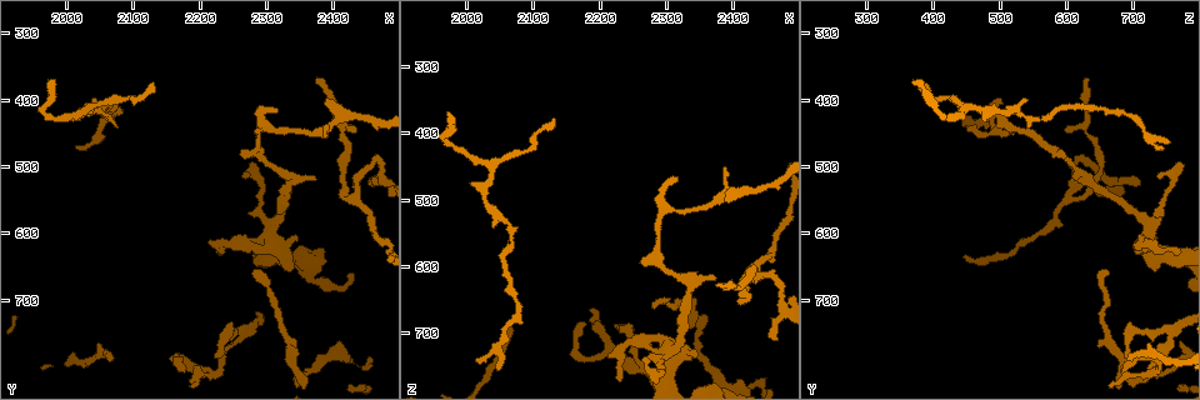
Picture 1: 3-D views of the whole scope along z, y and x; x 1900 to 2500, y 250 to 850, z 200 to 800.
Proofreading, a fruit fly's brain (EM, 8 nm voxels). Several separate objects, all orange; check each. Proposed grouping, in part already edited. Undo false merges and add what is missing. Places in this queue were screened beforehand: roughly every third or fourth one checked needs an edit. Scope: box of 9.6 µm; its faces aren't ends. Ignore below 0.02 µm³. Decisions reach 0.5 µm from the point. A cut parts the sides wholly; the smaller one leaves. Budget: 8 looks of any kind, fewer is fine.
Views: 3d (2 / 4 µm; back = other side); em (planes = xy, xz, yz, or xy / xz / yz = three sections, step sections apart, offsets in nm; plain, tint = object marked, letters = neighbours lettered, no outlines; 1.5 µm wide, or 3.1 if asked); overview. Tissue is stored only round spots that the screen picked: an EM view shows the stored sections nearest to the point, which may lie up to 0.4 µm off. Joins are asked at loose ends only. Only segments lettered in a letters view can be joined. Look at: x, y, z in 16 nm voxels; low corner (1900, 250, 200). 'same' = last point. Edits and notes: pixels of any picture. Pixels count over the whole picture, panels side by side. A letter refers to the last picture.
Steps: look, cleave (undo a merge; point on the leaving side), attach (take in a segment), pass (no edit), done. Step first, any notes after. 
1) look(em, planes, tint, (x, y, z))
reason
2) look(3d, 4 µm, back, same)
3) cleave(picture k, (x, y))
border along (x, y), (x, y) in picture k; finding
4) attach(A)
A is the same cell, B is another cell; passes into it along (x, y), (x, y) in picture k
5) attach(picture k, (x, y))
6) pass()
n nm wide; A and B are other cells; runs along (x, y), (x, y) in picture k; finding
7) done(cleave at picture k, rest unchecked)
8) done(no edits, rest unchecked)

look(em, planes, letters, (2175, 805, 685))
an open end

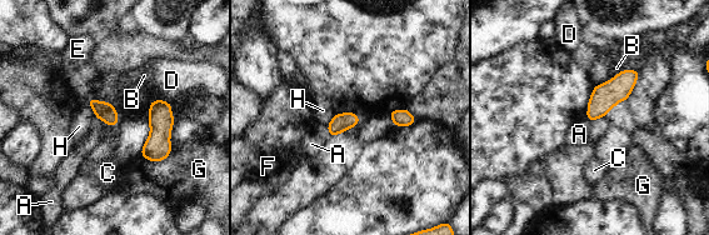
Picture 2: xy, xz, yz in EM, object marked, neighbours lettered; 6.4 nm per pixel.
pass()
A, B, C, D, E, F, G and H are other cells; border along (95, 116), (106, 125) in picture 2; no lettered segment goes on from it

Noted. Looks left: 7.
look(em, yz, step 8, tint, (2415, 445, 635))
thin neck

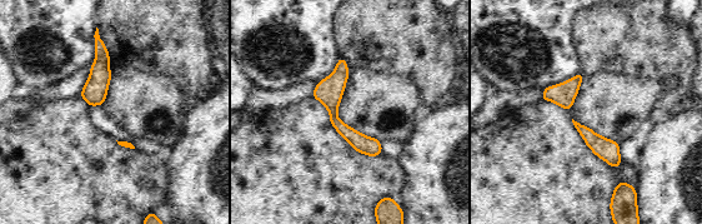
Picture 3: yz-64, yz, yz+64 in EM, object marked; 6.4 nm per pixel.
look(em, planes, letters, same)
another direction

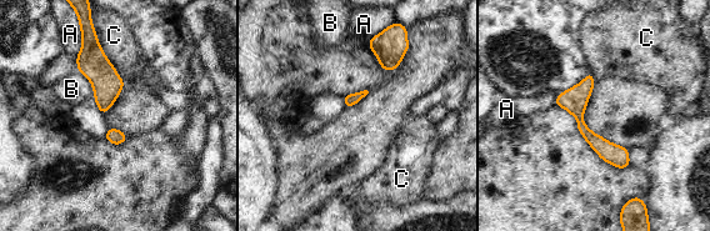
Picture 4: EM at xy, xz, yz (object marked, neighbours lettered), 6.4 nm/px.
pass()
A, B and C are other cells; one neuron here

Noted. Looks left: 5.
look(em, planes, plain, (2045, 400, 545))

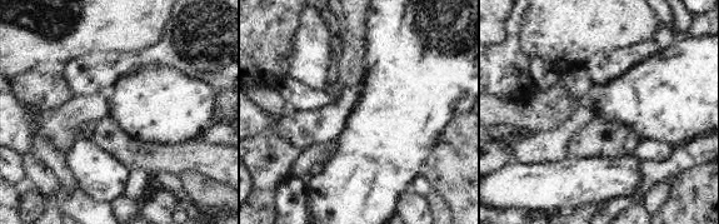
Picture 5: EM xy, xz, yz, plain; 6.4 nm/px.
look(em, planes, letters, same)

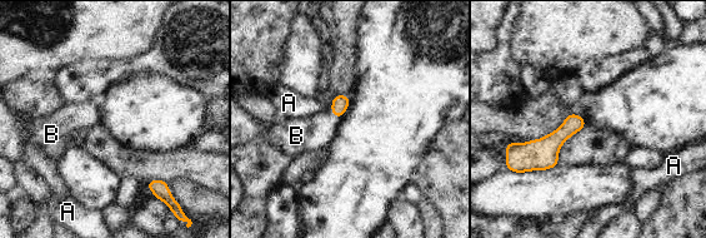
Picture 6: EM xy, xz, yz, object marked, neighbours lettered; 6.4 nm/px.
attach(B)
B touches over 90 nm; B is the same cell, A is another cell; passes into it along (340, 103), (334, 113), (314, 133) in picture 6; the neuron continues

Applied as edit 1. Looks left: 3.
done(attach at picture 6, rest unchecked)

